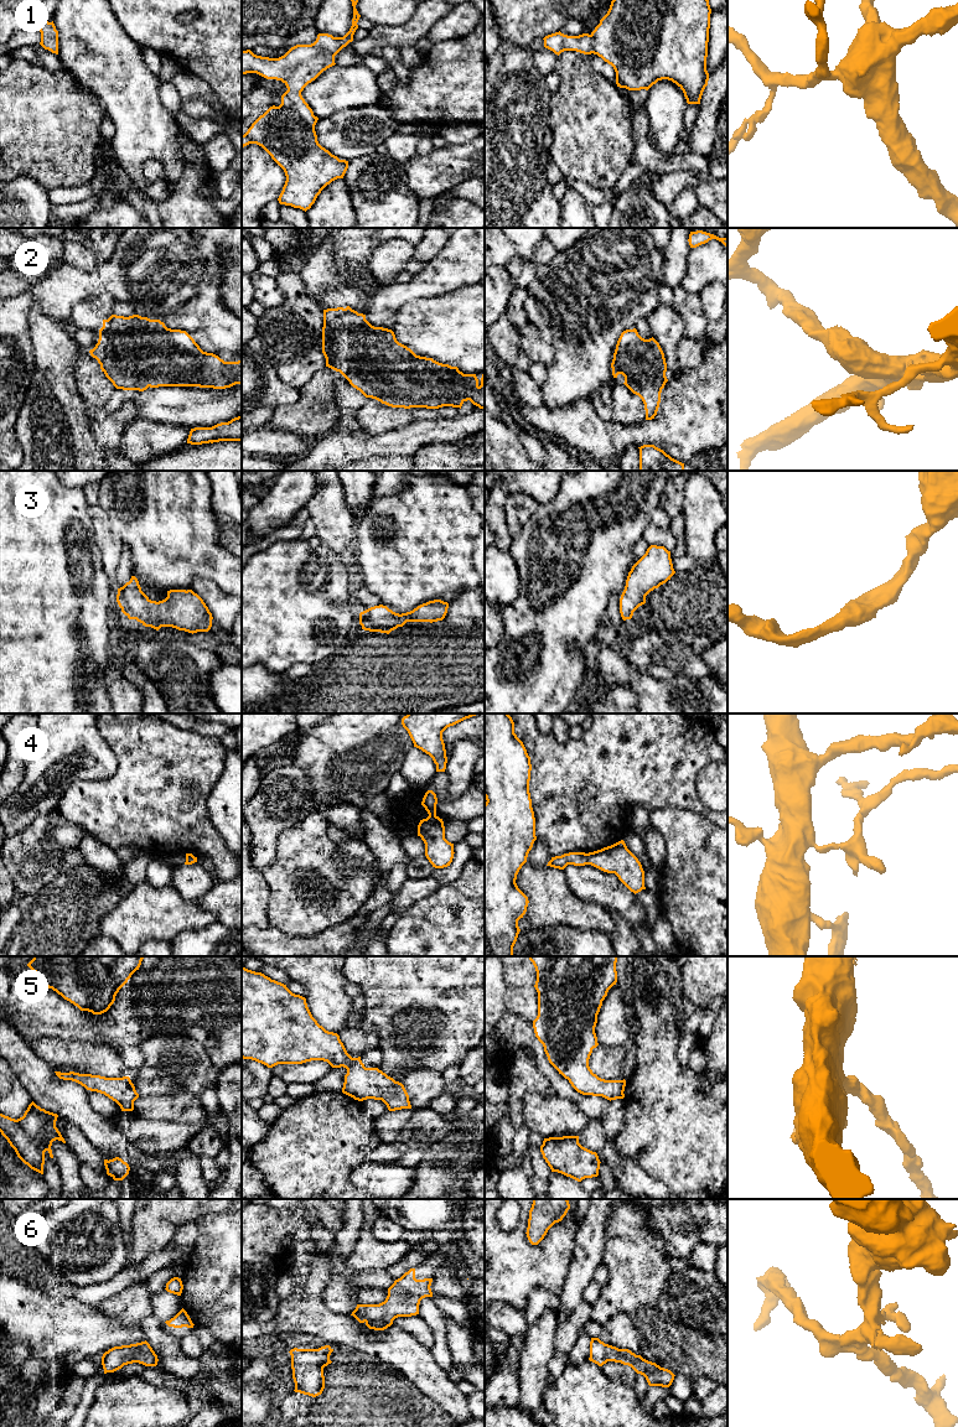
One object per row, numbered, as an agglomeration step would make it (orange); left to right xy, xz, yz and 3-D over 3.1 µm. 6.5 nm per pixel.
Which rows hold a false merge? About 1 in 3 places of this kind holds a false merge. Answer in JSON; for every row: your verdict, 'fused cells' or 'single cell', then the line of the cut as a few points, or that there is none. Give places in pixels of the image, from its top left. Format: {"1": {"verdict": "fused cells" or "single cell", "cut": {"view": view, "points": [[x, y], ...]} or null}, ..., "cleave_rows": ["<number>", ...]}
{"1": {"verdict": "single cell", "cut": null}, "2": {"verdict": "single cell", "cut": null}, "3": {"verdict": "single cell", "cut": null}, "4": {"verdict": "fused cells", "cut": {"view": "yz", "points": [[586, 854], [588, 864]]}}, "5": {"verdict": "single cell", "cut": null}, "6": {"verdict": "single cell", "cut": null}, "cleave_rows": ["4"]}

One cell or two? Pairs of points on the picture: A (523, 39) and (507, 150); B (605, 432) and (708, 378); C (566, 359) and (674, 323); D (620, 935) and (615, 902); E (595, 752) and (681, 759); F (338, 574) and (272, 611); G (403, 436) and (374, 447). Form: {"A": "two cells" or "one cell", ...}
{"A": "two cells", "B": "one cell", "C": "two cells", "D": "two cells", "E": "one cell", "F": "one cell", "G": "one cell"}

